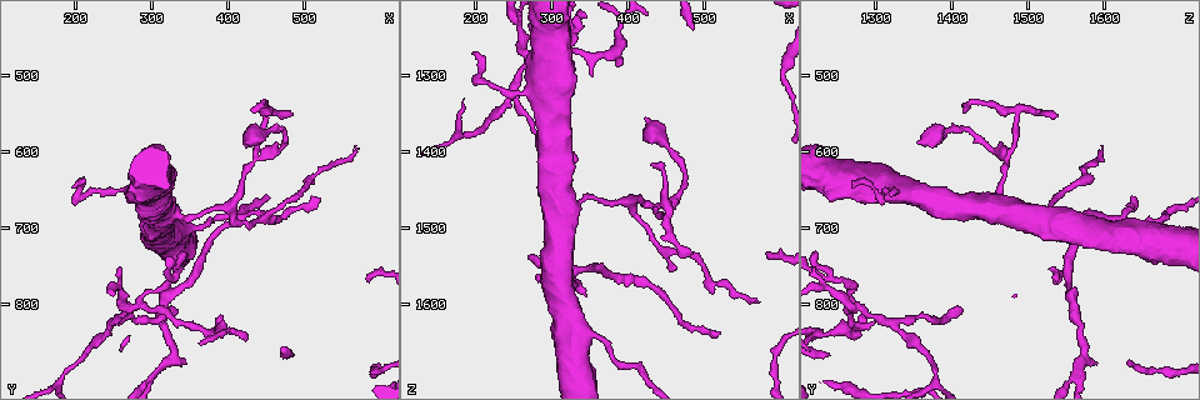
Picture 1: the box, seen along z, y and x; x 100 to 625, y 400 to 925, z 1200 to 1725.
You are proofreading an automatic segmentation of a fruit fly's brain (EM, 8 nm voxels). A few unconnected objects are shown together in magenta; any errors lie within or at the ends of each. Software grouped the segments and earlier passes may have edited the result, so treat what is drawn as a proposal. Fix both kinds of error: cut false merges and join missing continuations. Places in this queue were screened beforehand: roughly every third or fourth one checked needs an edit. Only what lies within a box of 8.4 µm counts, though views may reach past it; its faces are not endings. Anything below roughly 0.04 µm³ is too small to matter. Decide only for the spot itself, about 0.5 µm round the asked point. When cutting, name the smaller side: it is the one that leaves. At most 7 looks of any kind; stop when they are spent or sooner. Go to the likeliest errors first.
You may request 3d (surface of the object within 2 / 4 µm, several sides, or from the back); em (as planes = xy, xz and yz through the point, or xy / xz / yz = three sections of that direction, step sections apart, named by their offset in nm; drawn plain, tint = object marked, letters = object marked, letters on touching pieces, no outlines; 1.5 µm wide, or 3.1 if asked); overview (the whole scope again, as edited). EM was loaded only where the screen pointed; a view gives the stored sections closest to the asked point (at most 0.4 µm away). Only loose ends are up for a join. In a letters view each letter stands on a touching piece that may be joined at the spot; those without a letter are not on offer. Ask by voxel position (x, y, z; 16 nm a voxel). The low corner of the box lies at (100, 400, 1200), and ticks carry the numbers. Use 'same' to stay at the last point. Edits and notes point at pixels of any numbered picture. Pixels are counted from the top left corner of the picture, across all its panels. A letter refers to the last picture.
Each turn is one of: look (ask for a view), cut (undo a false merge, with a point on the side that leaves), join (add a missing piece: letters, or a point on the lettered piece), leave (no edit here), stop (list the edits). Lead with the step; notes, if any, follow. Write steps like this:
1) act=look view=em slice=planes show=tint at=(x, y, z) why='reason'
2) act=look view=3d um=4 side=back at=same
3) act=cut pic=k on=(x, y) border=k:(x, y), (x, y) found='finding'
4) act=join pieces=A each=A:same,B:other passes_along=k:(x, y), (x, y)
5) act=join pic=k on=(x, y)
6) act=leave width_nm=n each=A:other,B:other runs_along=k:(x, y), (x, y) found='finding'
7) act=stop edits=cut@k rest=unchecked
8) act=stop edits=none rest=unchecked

act=look view=3d um=4 at=(440, 605, 1470) why='a fork'

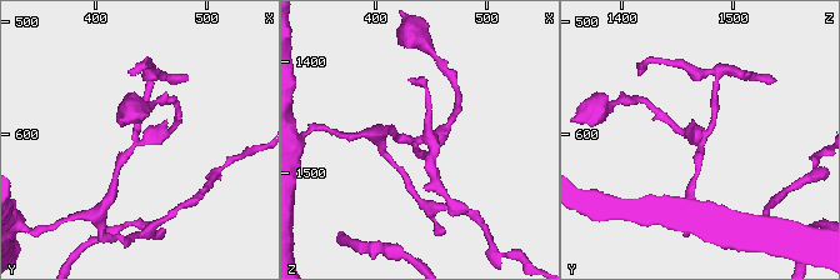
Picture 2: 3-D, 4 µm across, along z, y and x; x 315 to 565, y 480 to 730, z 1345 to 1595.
act=look view=em slice=xz step=8 show=tint at=(440, 604, 1470) why='now the EM'

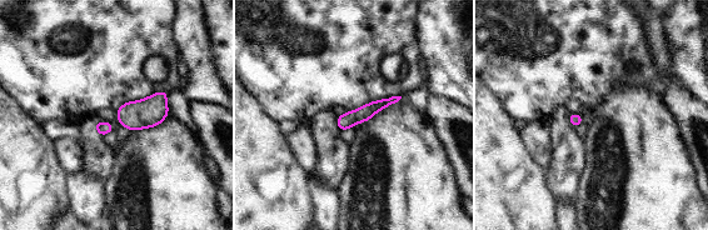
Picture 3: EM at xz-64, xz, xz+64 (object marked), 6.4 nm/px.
act=look view=em slice=xy step=4 show=letters at=same why='another direction'

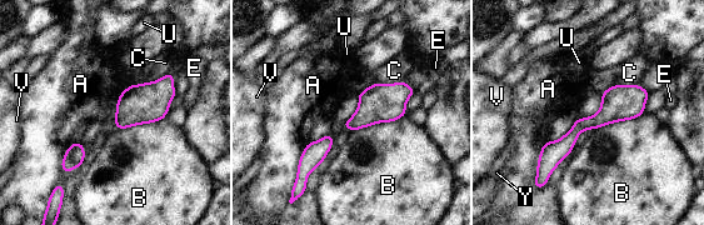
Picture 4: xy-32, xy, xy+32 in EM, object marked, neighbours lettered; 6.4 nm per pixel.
act=leave each=A:other,B:other,C:other,E:other,U:other,V:other,Y:other runs_along=4:(644, 93), (583, 124), (544, 170) found='one neuron here'

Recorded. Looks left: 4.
act=look view=em slice=xy step=4 show=letters at=(565, 595, 1595) why='tapers out'

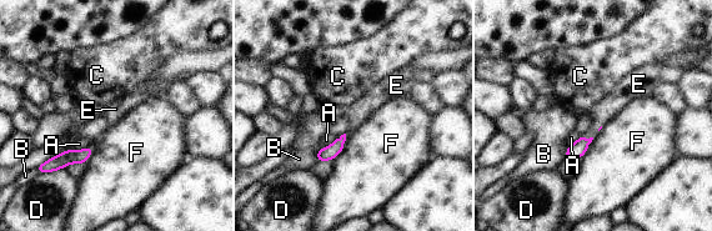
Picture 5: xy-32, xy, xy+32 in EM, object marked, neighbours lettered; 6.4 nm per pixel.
act=look view=em slice=planes show=letters at=same

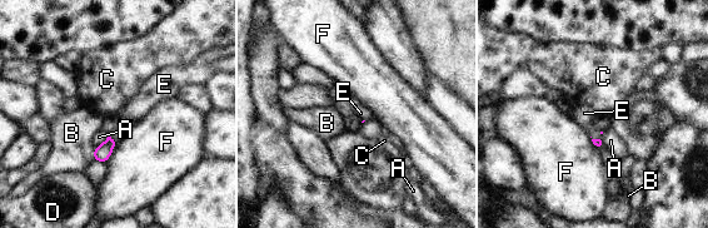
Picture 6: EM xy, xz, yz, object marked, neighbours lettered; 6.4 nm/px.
act=join pieces=E each=A:other,B:other,C:other,D:other,E:same,F:other passes_along=6:(101, 153), (114, 139), (116, 134) found='the neuron continues'

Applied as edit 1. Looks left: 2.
act=look view=3d um=2 side=back at=(395, 815, 1280) why='free end'

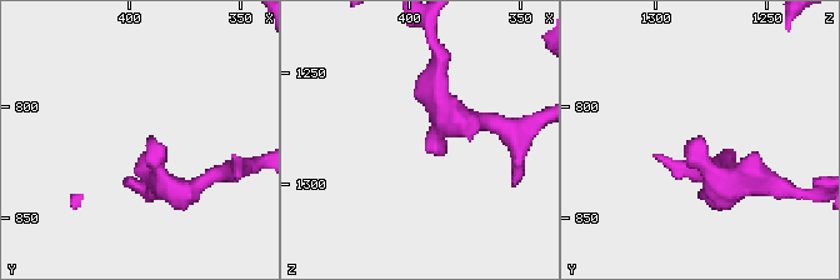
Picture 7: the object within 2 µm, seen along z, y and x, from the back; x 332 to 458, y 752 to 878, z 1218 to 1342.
act=look view=em slice=planes show=letters at=(393, 815, 1283)

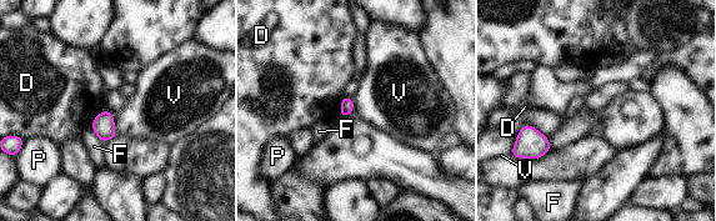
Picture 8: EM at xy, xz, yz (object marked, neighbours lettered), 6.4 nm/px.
act=leave each=D:other,F:other,P:other,V:other border=8:(113, 114), (116, 135) found='no lettered piece goes on from it'

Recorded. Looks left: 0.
act=stop edits=join@6 rest=unchecked

